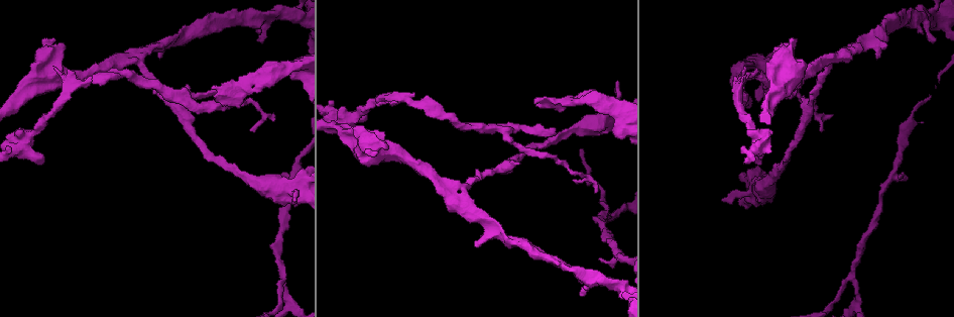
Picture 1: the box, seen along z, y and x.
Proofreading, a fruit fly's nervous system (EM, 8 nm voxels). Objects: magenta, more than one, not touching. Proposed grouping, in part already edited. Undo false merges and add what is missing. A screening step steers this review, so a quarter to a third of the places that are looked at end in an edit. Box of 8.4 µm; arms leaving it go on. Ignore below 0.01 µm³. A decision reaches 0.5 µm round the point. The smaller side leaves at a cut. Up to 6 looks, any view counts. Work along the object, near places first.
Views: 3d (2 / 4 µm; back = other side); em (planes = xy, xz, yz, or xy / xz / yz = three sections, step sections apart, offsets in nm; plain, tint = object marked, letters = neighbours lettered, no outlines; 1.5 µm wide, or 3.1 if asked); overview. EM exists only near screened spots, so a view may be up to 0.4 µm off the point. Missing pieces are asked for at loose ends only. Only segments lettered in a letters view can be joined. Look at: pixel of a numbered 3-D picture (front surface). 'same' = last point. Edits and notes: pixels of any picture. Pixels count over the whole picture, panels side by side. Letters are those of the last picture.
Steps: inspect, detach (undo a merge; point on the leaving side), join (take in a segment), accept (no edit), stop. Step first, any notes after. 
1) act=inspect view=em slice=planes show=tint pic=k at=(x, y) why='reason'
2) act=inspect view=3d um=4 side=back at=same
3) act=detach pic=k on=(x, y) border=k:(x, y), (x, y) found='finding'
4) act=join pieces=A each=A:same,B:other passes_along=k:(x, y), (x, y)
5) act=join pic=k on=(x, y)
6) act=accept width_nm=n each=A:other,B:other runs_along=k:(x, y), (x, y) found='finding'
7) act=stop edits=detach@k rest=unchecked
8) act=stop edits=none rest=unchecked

act=inspect view=em slice=planes show=letters pic=1 at=(579, 129) why='calibre changes'

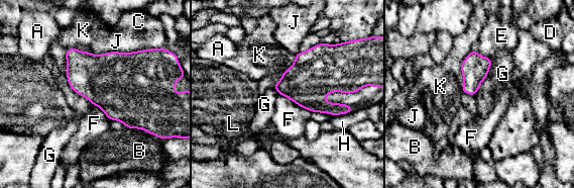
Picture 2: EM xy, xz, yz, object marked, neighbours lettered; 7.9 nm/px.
act=accept each=A:other,B:other,C:other,D:other,E:other,F:other,G:other,H:other,J:other,K:other,L:other border=2:(278, 93), (286, 96), (311, 112) found='one neuron here'

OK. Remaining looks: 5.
act=inspect view=3d um=2 side=back pic=1 at=(600, 257) why='an open end'

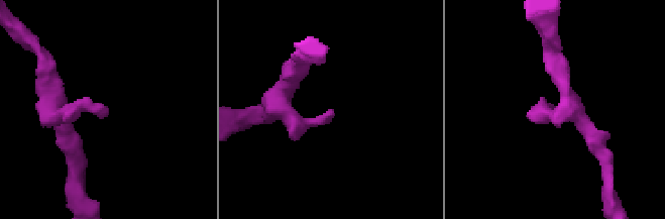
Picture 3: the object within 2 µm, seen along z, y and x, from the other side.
act=inspect view=em slice=xy step=4 show=letters pic=3 at=(329, 112) why='now the EM'

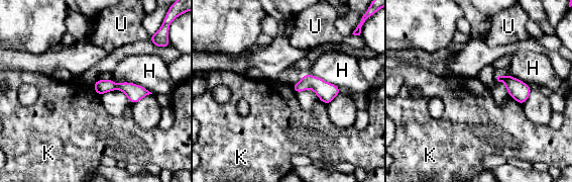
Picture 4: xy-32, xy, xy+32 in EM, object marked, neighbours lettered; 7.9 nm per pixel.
act=accept longest_contact=H:360nm each=H:other,K:other,U:other border=4:(111, 77), (152, 93) found='none of them fits'

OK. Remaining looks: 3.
act=inspect view=3d um=2 pic=1 at=(349, 119) why='sudden change in width'

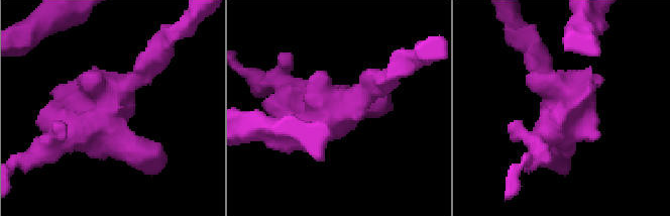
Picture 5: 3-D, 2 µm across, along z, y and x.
act=inspect view=em slice=planes show=letters pic=5 at=(107, 99) why='now the EM'

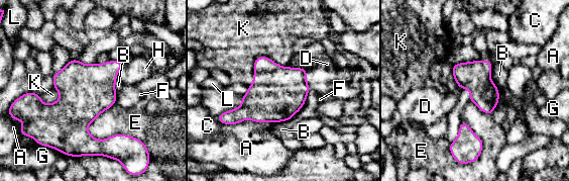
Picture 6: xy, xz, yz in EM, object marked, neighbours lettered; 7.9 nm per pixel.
act=accept width_nm=420 each=A:other,B:other,C:other,D:other,E:other,F:other,G:other,H:other,K:other,L:other border=6:(287, 66), (258, 57), (248, 87) found='continuous, no second neuron'

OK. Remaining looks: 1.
act=stop edits=none rest=unchecked

